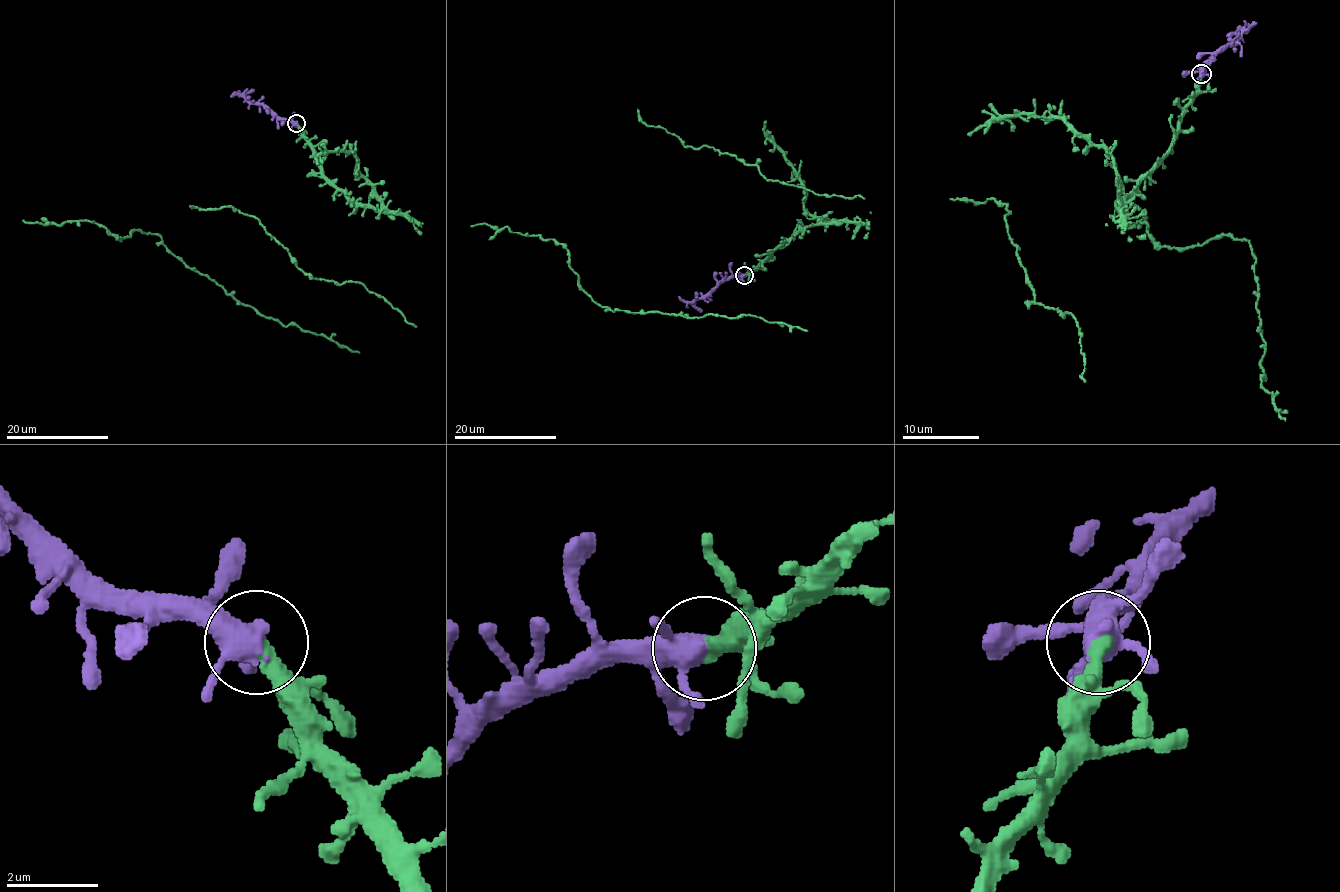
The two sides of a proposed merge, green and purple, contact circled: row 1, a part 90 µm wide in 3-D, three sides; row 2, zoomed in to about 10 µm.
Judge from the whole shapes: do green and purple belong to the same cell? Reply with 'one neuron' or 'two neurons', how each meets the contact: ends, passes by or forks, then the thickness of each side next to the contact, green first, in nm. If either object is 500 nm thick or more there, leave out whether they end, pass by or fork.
one neuron | green ends | purple forks | 340/380 nm

